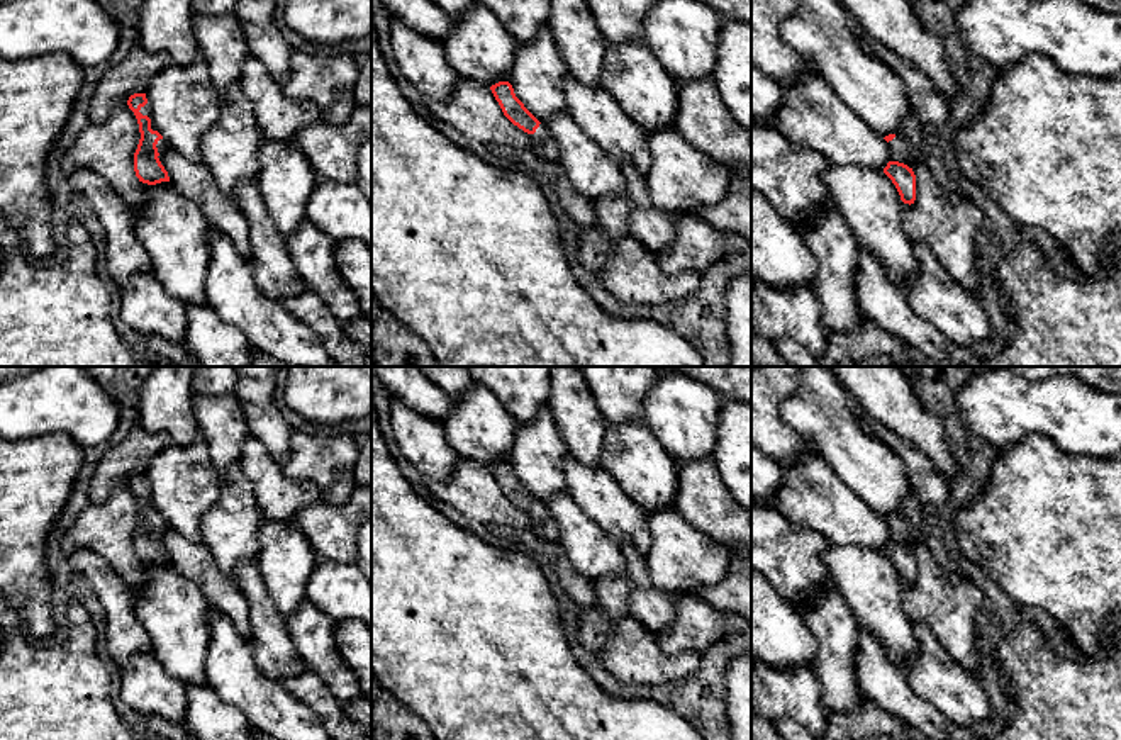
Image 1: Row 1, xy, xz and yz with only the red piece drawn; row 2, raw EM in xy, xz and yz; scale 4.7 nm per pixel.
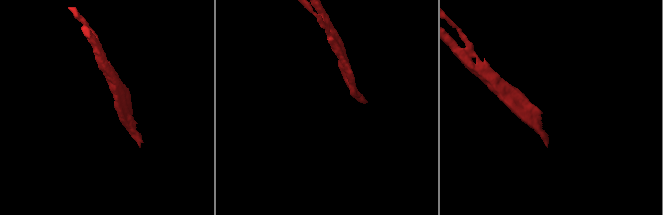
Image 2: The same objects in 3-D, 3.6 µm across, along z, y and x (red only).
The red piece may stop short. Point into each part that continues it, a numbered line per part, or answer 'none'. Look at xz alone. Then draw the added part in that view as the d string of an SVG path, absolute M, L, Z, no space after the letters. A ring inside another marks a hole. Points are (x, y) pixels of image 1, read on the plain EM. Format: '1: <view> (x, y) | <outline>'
1: xz (543, 525) | M543 502L536 509L536 513L531 514L531 528L529 530L546 541L558 543L558 540L560 540L558 524Z

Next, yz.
1: yz (906, 526) | M916 496L907 497L895 518L887 523L892 541L904 543L909 548L914 541L923 541L923 514L924 507Z

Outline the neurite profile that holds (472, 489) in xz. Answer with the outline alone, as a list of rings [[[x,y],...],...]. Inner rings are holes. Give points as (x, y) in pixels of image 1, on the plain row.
[[[460,458],[448,479],[422,477],[424,485],[443,502],[487,526],[531,528],[531,514],[514,506],[502,492],[490,467]]]

